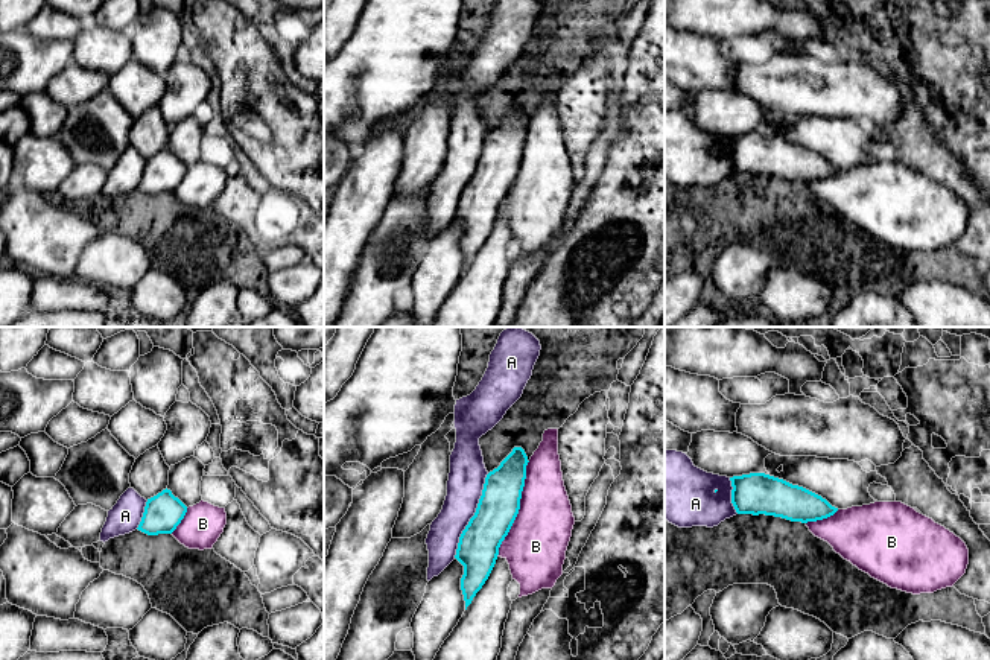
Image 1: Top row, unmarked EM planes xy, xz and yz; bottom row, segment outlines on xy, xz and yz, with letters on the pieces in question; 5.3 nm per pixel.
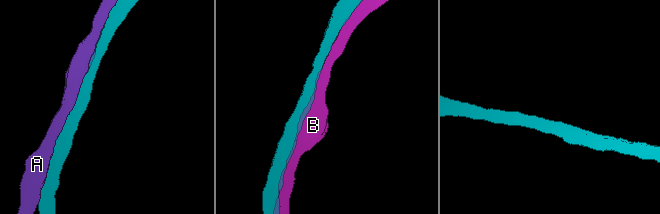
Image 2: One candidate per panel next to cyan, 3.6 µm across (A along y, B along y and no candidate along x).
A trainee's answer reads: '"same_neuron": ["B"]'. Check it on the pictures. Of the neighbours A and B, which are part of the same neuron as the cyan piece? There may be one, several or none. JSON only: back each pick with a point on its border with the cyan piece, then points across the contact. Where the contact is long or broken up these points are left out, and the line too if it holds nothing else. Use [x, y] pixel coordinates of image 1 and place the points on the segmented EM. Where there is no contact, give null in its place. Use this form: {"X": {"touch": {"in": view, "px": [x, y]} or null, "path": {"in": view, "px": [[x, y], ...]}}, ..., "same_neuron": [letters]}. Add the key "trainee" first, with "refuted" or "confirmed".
{"trainee": "refuted", "same_neuron": []}

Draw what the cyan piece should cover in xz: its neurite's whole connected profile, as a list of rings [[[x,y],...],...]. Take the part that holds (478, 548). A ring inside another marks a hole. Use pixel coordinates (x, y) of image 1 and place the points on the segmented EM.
[[[514,447],[500,465],[487,474],[476,512],[459,537],[455,558],[464,566],[461,590],[465,601],[465,610],[488,579],[496,564],[499,547],[519,514],[528,462],[525,450],[522,447]]]

